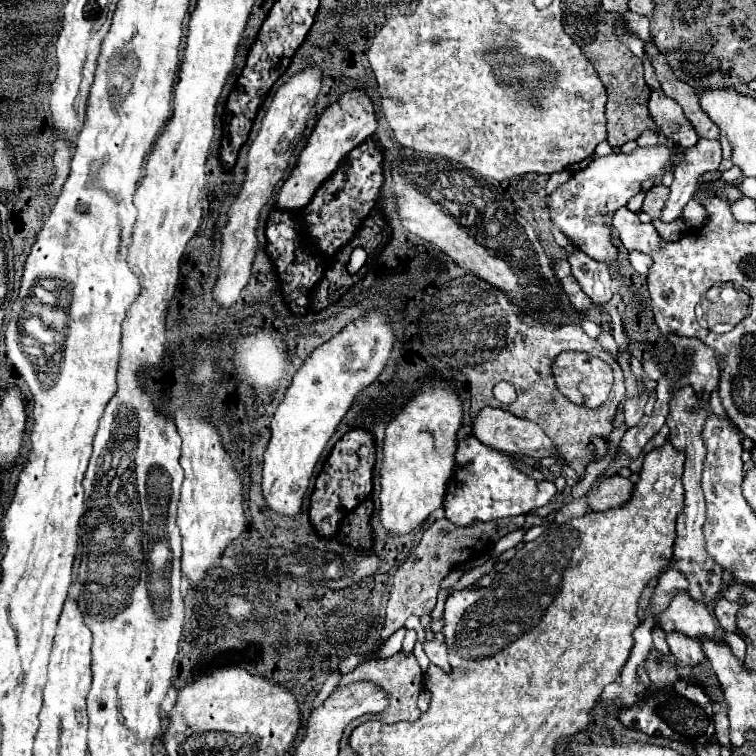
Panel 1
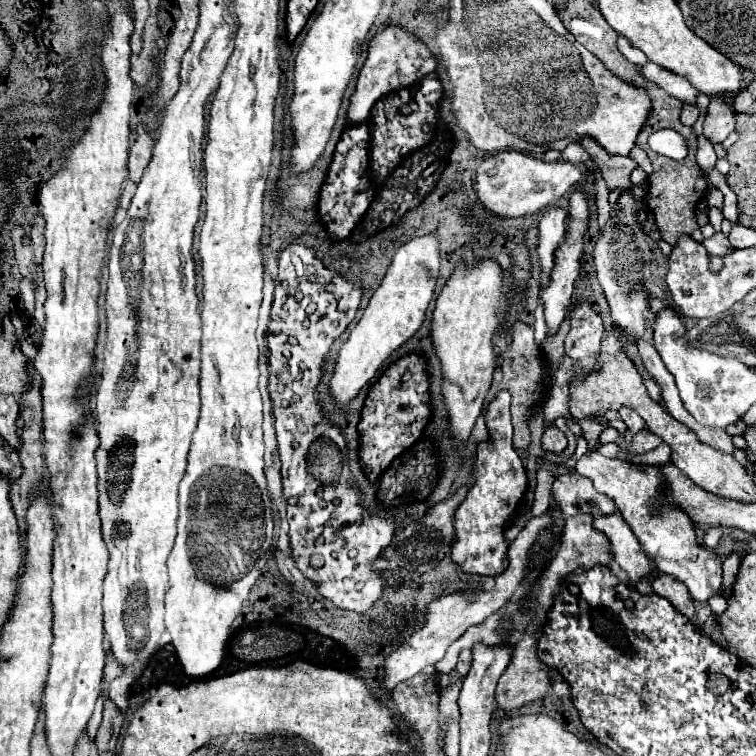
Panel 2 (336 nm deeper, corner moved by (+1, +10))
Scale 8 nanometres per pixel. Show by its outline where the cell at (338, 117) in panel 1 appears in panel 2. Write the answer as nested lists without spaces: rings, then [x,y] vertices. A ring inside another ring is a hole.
[[[386,27],[382,33],[374,35],[374,39],[370,41],[366,63],[358,75],[356,89],[350,97],[348,117],[346,117],[348,125],[358,125],[362,121],[366,123],[370,117],[370,109],[378,99],[398,89],[406,89],[406,85],[418,83],[420,79],[430,75],[434,69],[436,69],[436,61],[432,59],[430,51],[416,41],[414,35],[402,31],[400,27]]]

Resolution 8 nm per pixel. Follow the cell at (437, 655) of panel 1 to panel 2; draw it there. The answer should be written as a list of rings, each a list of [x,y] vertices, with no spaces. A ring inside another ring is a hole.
[[[462,649],[462,651],[460,651],[460,657],[458,657],[456,669],[458,669],[462,675],[466,675],[466,673],[470,671],[470,667],[472,667],[472,651],[470,651],[470,649]]]

